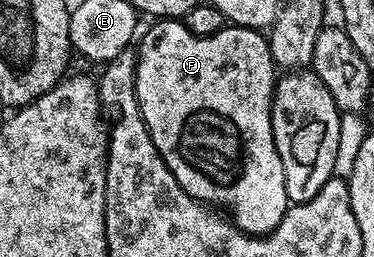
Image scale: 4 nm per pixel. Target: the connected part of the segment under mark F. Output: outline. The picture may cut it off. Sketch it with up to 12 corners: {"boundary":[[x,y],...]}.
{"boundary":[[175,18],[135,46],[159,156],[270,234],[291,203],[268,37]]}

